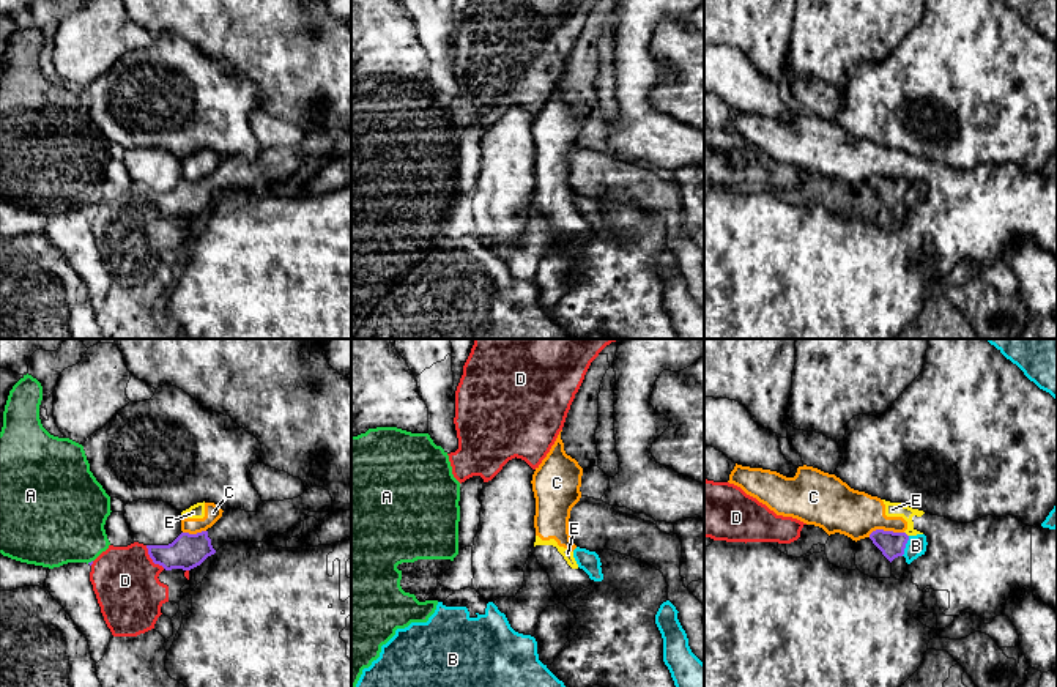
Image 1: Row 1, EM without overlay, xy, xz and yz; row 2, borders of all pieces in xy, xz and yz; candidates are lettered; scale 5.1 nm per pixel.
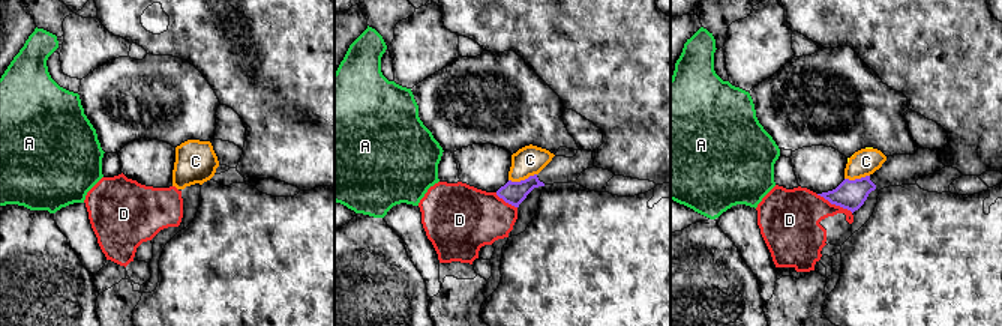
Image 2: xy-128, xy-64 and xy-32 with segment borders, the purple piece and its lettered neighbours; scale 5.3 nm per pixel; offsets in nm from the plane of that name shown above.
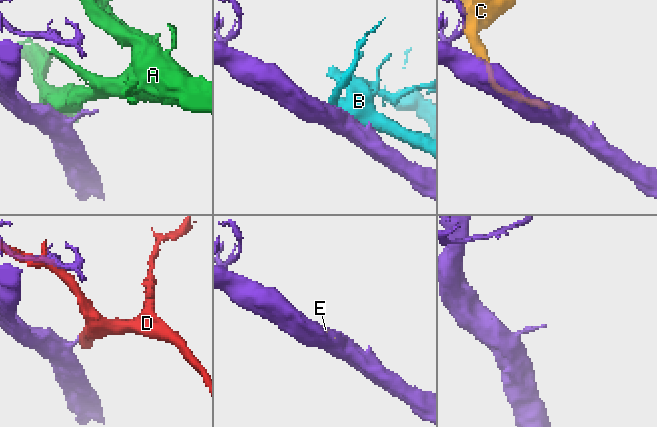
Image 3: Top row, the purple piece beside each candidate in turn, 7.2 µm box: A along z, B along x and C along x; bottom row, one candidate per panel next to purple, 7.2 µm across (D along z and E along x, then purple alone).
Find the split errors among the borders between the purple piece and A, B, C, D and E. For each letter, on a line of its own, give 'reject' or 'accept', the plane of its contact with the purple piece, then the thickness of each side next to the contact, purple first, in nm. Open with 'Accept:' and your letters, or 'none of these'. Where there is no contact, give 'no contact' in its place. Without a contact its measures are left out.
Accept: none of these
A: reject | xy | 20/420 nm
B: reject | yz | 130/100 nm
C: reject | yz | 130/240 nm
D: reject | xy | 180/340 nm
E: reject | yz | 130/80 nm

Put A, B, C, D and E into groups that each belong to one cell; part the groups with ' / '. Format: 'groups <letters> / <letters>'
groups A / B / C E / D

